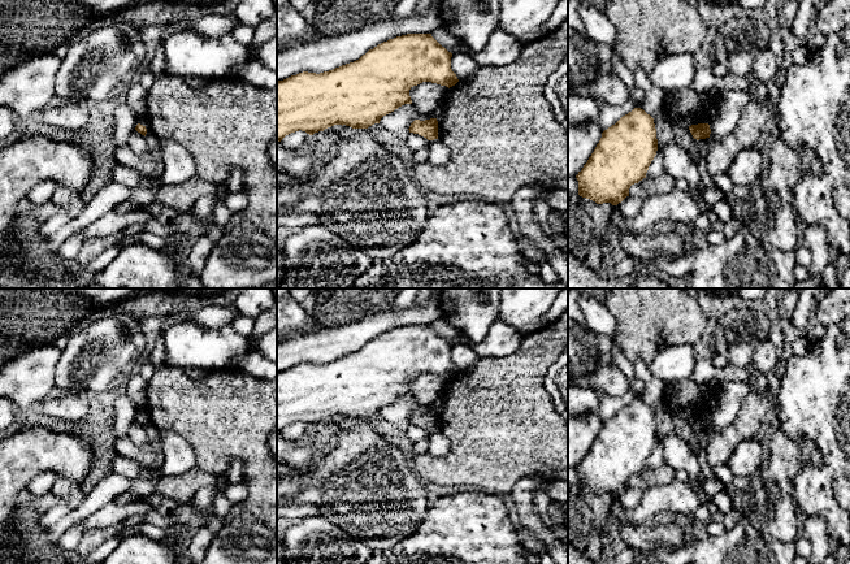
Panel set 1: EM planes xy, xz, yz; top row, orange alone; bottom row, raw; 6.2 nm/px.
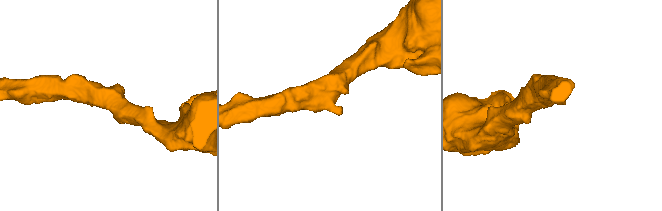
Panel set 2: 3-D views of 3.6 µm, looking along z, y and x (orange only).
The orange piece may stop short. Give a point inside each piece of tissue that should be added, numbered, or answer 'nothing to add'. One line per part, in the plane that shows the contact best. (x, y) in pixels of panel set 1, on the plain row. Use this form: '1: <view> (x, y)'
nothing to add

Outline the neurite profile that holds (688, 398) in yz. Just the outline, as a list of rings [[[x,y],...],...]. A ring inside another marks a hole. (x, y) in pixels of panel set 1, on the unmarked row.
[[[685,379],[675,383],[665,383],[664,402],[668,407],[685,417],[710,415],[719,390],[711,389],[707,383],[697,383]]]

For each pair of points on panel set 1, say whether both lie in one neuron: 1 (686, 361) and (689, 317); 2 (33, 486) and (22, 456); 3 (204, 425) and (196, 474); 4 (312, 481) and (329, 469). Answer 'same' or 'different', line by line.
1: different
2: different
3: different
4: same

